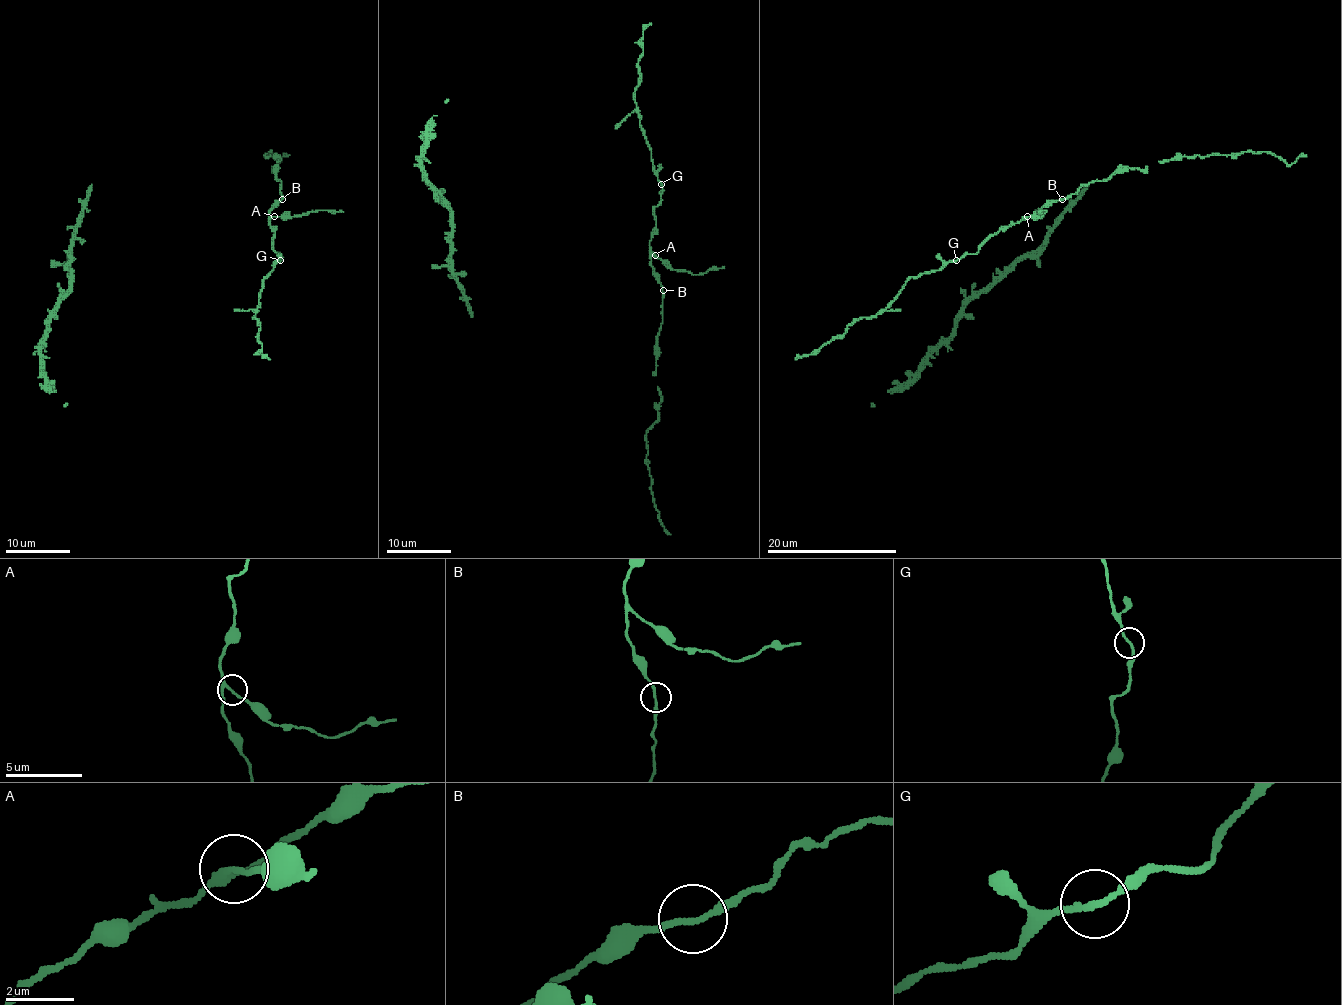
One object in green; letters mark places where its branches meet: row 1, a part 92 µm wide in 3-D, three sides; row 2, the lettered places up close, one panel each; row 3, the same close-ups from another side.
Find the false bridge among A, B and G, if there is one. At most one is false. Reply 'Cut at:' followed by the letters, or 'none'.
Cut at: none

